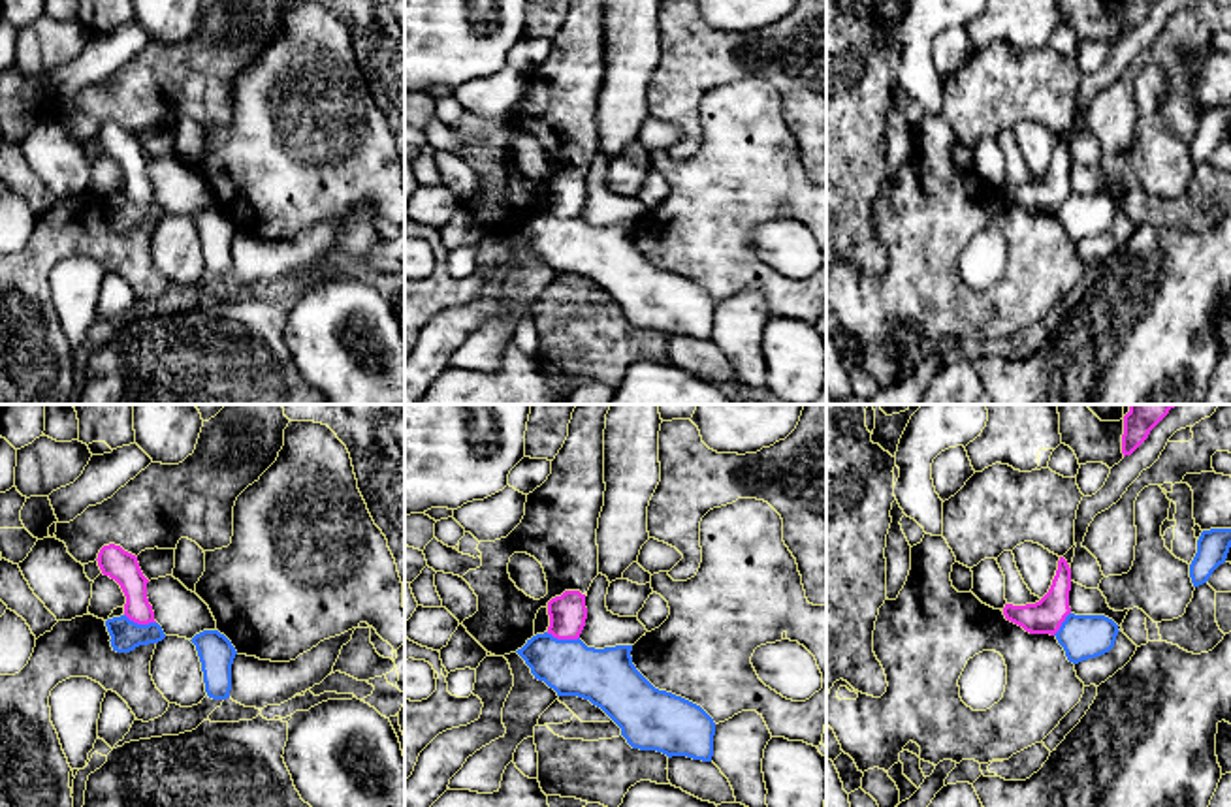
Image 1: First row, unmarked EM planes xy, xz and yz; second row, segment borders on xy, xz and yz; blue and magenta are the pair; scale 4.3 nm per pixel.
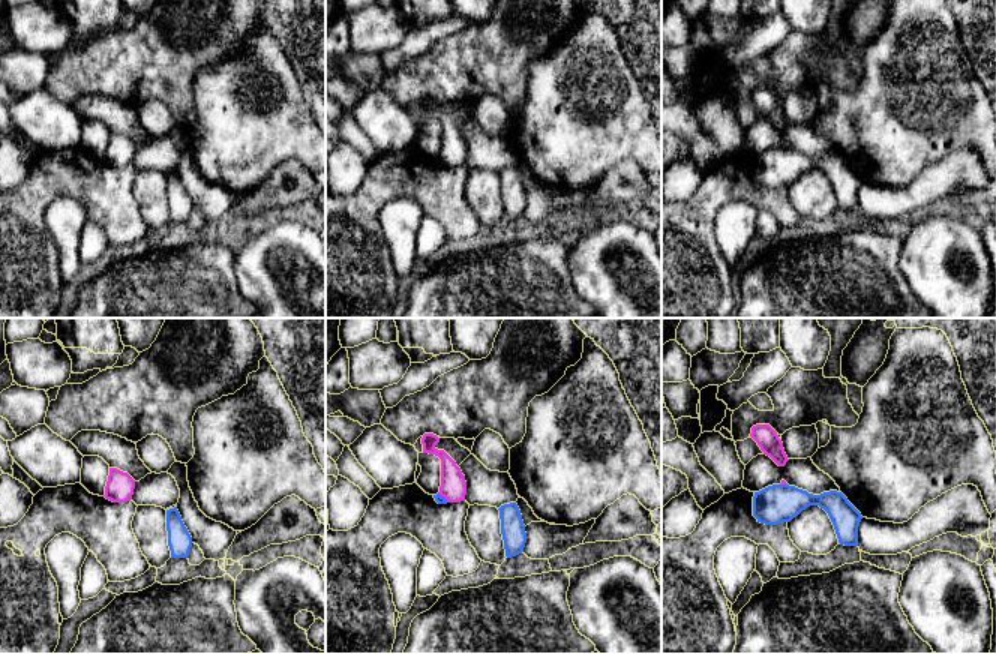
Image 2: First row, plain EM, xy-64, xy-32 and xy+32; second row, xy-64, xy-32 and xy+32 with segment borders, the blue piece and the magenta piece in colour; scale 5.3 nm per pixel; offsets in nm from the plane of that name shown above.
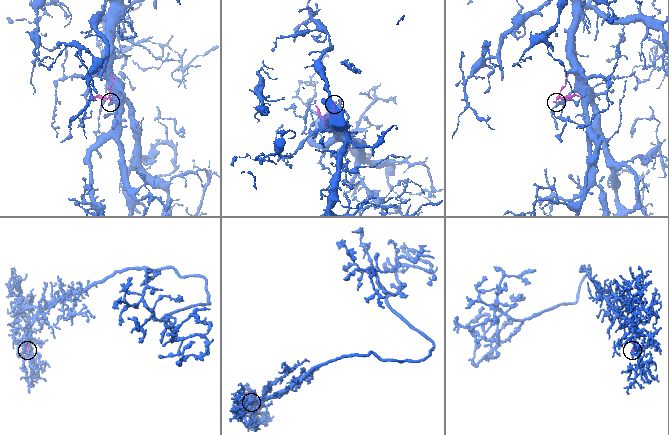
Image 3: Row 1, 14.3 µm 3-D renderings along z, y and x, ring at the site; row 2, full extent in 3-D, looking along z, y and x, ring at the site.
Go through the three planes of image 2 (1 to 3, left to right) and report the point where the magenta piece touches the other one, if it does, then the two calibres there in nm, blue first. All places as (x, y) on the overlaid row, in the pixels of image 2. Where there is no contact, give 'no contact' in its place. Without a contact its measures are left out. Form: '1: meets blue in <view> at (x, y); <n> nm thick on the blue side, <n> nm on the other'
1: no contact
2: meets blue in xy-32 at (443, 497); 50 nm thick on the blue side, 140 nm on the other
3: meets blue in xy+32 at (783, 485); 220 nm thick on the blue side, 20 nm on the other

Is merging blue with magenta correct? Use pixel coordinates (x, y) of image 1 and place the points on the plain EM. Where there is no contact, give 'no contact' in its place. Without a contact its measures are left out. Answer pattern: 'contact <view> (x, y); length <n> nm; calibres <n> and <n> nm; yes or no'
contact xz (563, 219); length 150 nm; calibres 240 and 160 nm; no

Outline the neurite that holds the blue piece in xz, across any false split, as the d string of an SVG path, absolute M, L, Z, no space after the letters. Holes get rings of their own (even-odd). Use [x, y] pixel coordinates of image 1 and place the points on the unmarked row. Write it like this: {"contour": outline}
{"contour": "M536 213L516 231L531 246L535 258L544 260L557 275L578 275L600 286L619 307L632 327L657 329L672 335L711 340L713 297L696 282L655 267L632 243L632 224L595 228L578 218L557 218Z"}

